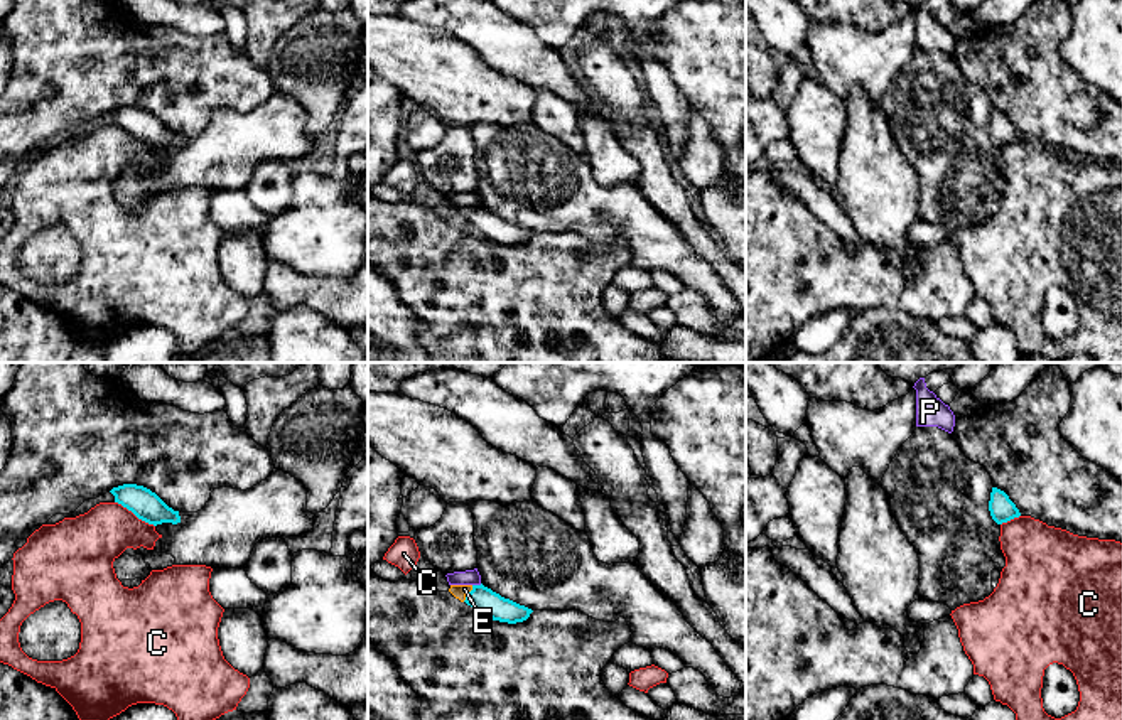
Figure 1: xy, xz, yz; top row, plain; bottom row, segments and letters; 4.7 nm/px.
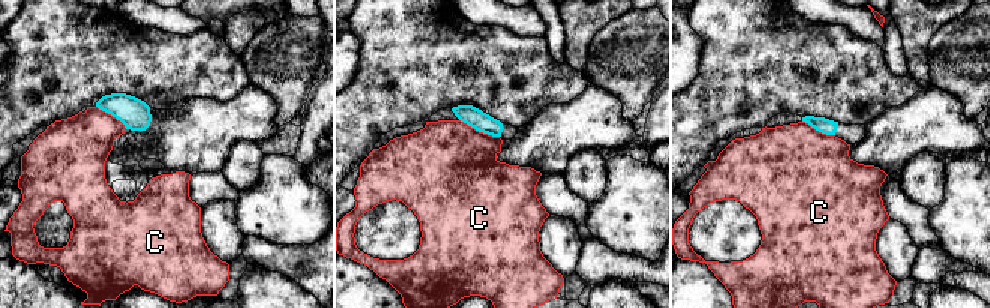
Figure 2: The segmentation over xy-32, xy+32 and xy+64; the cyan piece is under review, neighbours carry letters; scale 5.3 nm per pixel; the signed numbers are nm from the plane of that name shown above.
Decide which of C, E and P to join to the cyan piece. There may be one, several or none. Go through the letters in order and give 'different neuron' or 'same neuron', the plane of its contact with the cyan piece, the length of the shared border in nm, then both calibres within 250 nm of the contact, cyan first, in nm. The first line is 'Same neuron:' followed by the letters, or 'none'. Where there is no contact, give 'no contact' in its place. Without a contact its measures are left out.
Same neuron: E
C: different neuron; meets cyan in xy; contact 220 nm long; 140 nm thick on the cyan side, 280 nm on the other
E: same neuron; meets cyan in xz; contact 90 nm long; 120 nm thick on the cyan side, 70 nm on the other
P: different neuron; meets cyan in xz; contact 50 nm long; 120 nm thick on the cyan side, 80 nm on the other

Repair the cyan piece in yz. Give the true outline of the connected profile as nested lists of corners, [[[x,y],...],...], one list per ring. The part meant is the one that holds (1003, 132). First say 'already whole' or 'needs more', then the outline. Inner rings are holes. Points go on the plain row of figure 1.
already whole; [[[992,110],[989,133],[990,133],[992,142],[997,147],[1007,145],[1007,143],[1021,138],[1019,132],[1009,121],[1009,118],[997,110]]]

